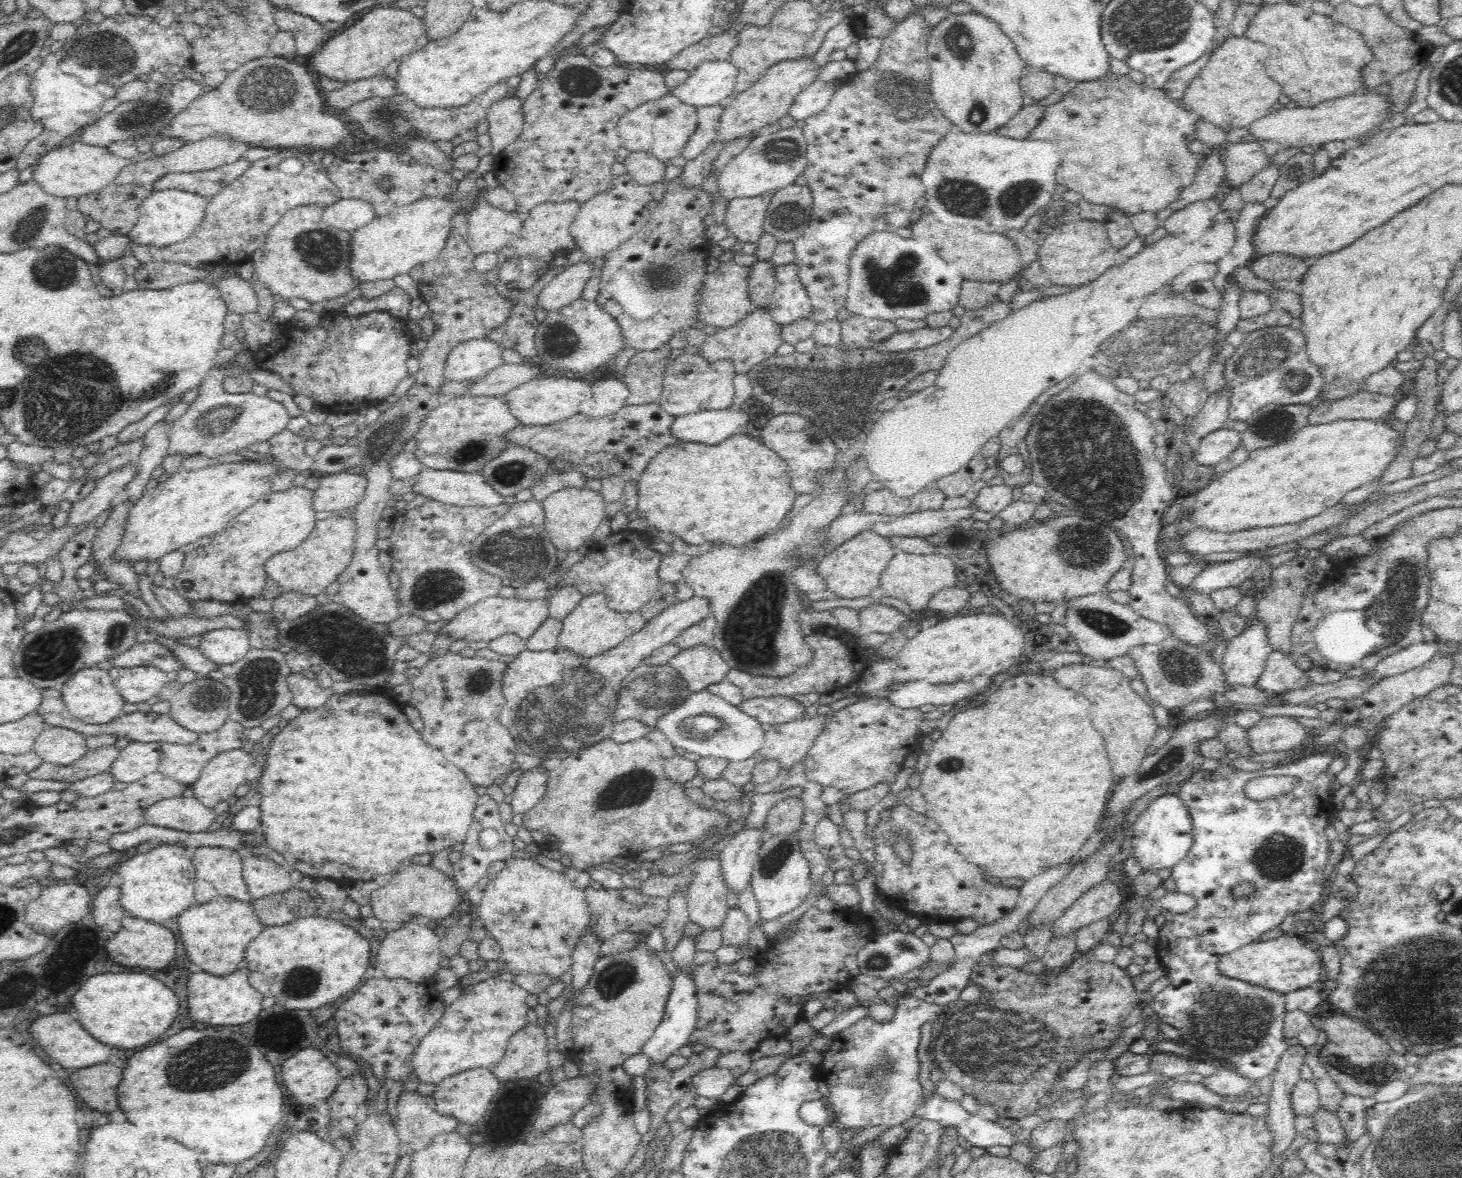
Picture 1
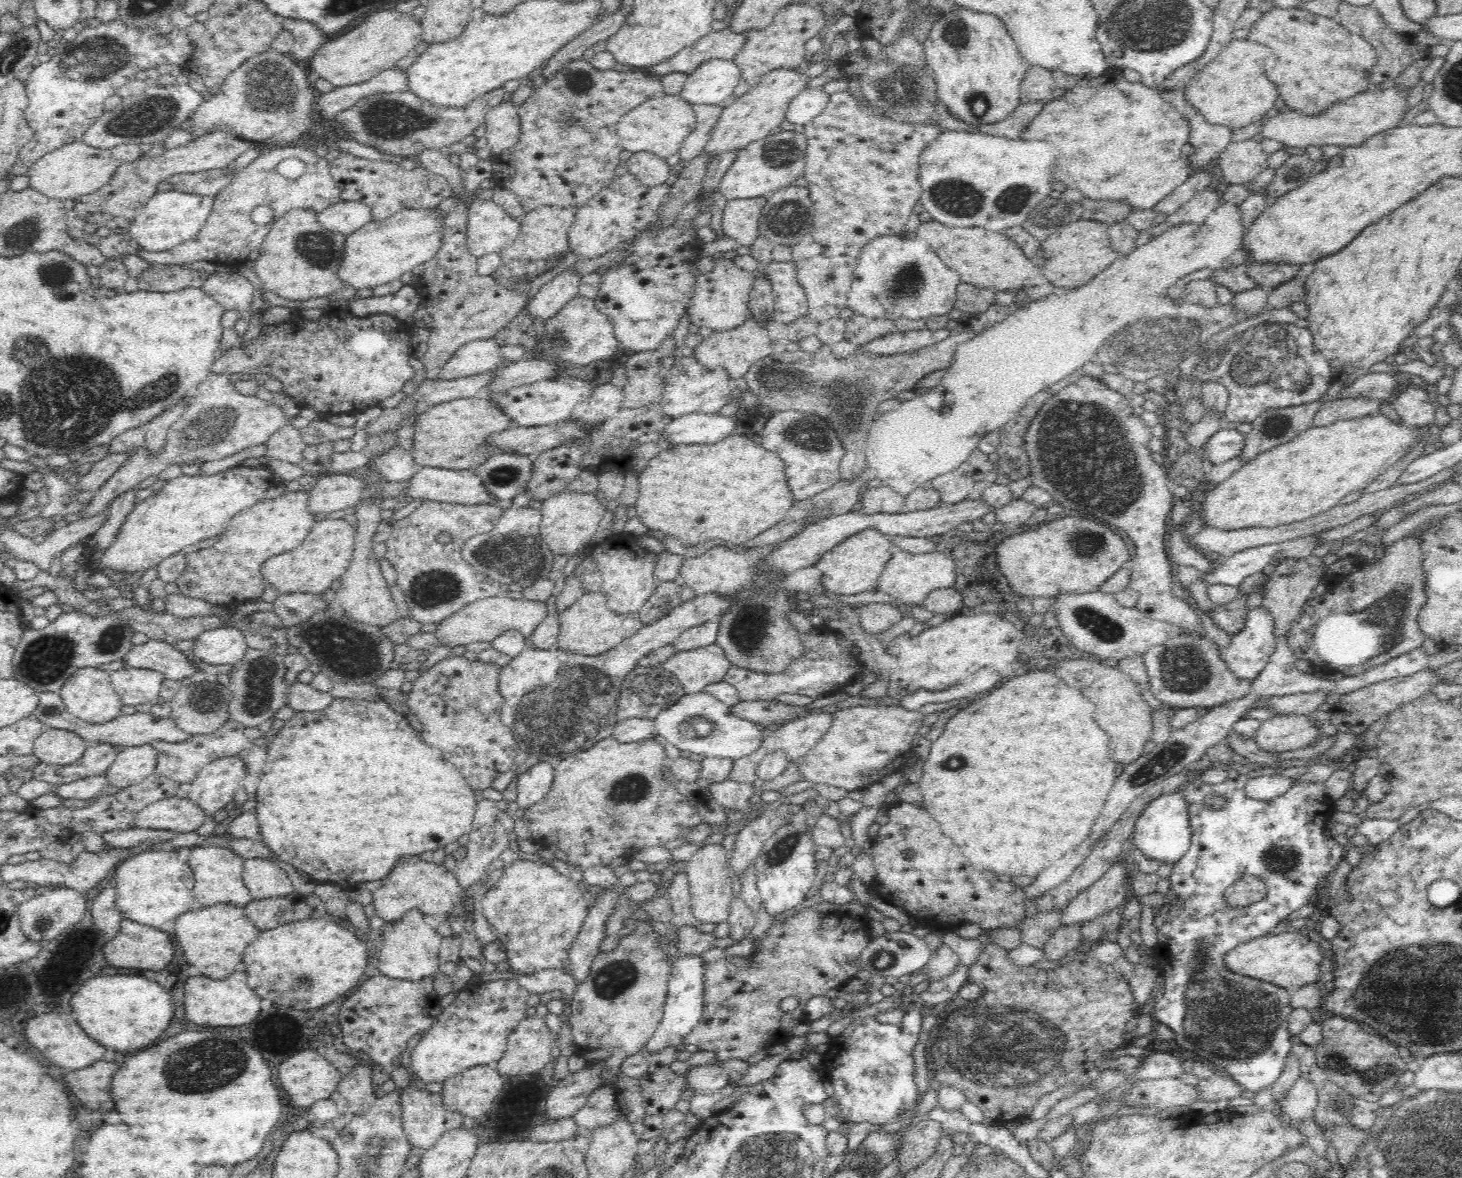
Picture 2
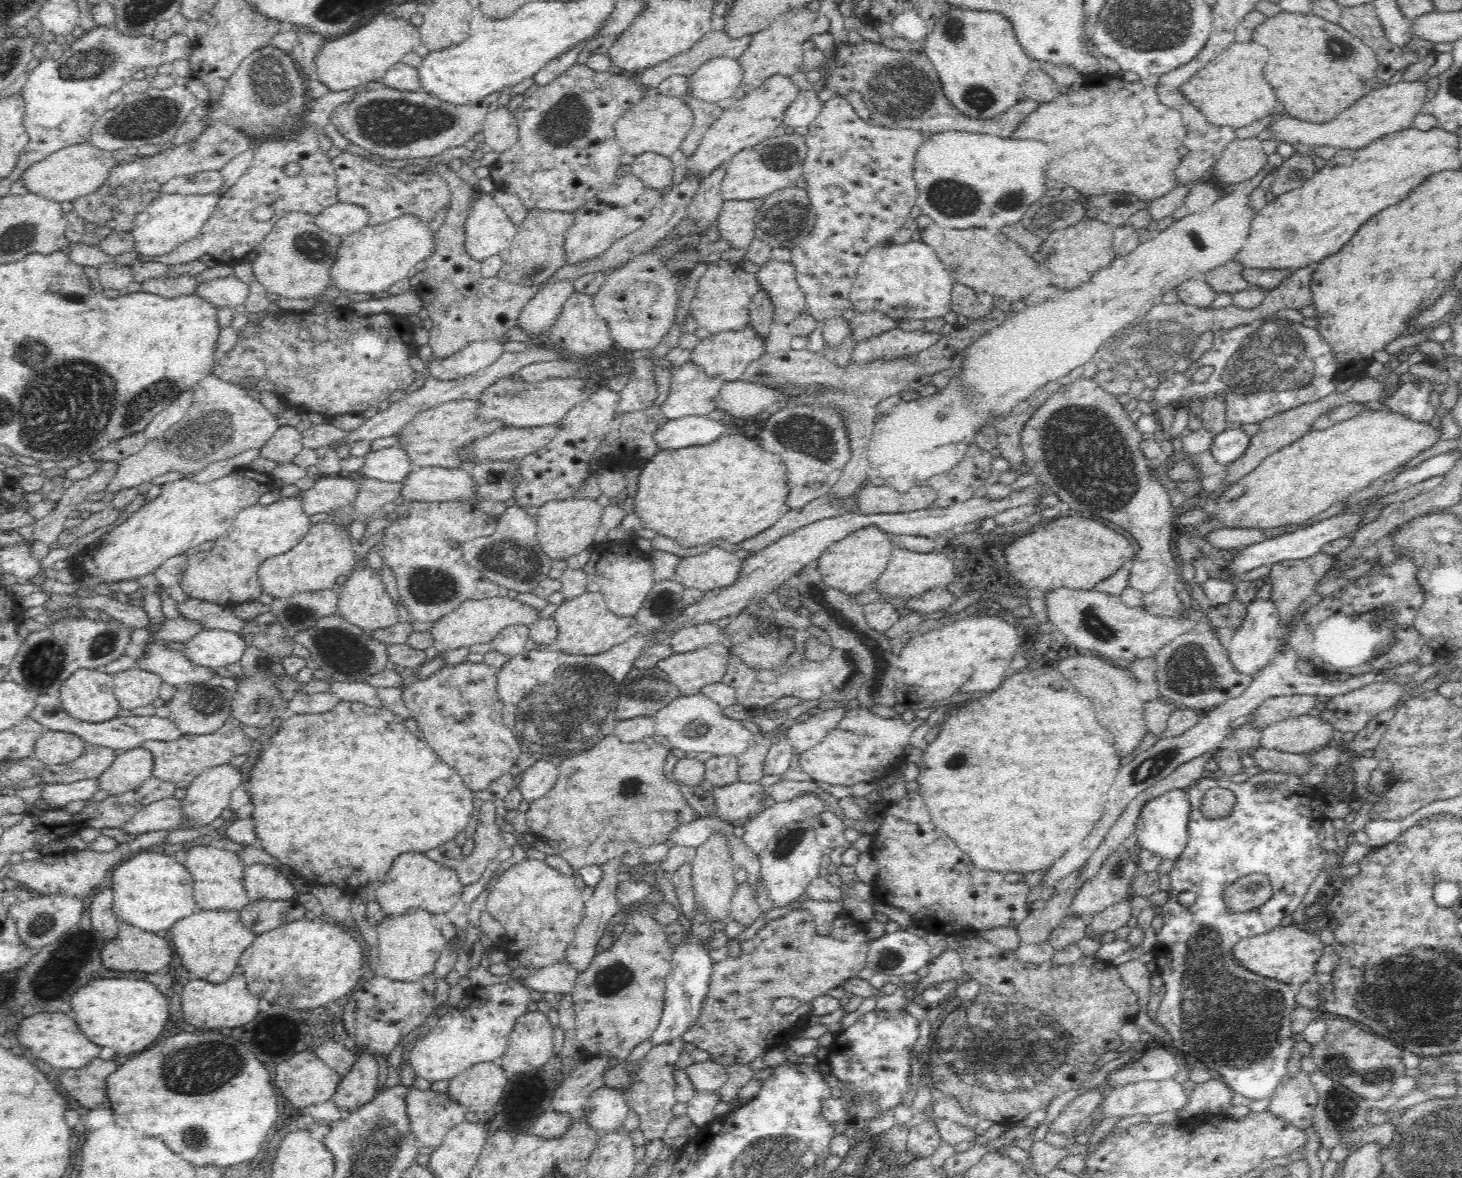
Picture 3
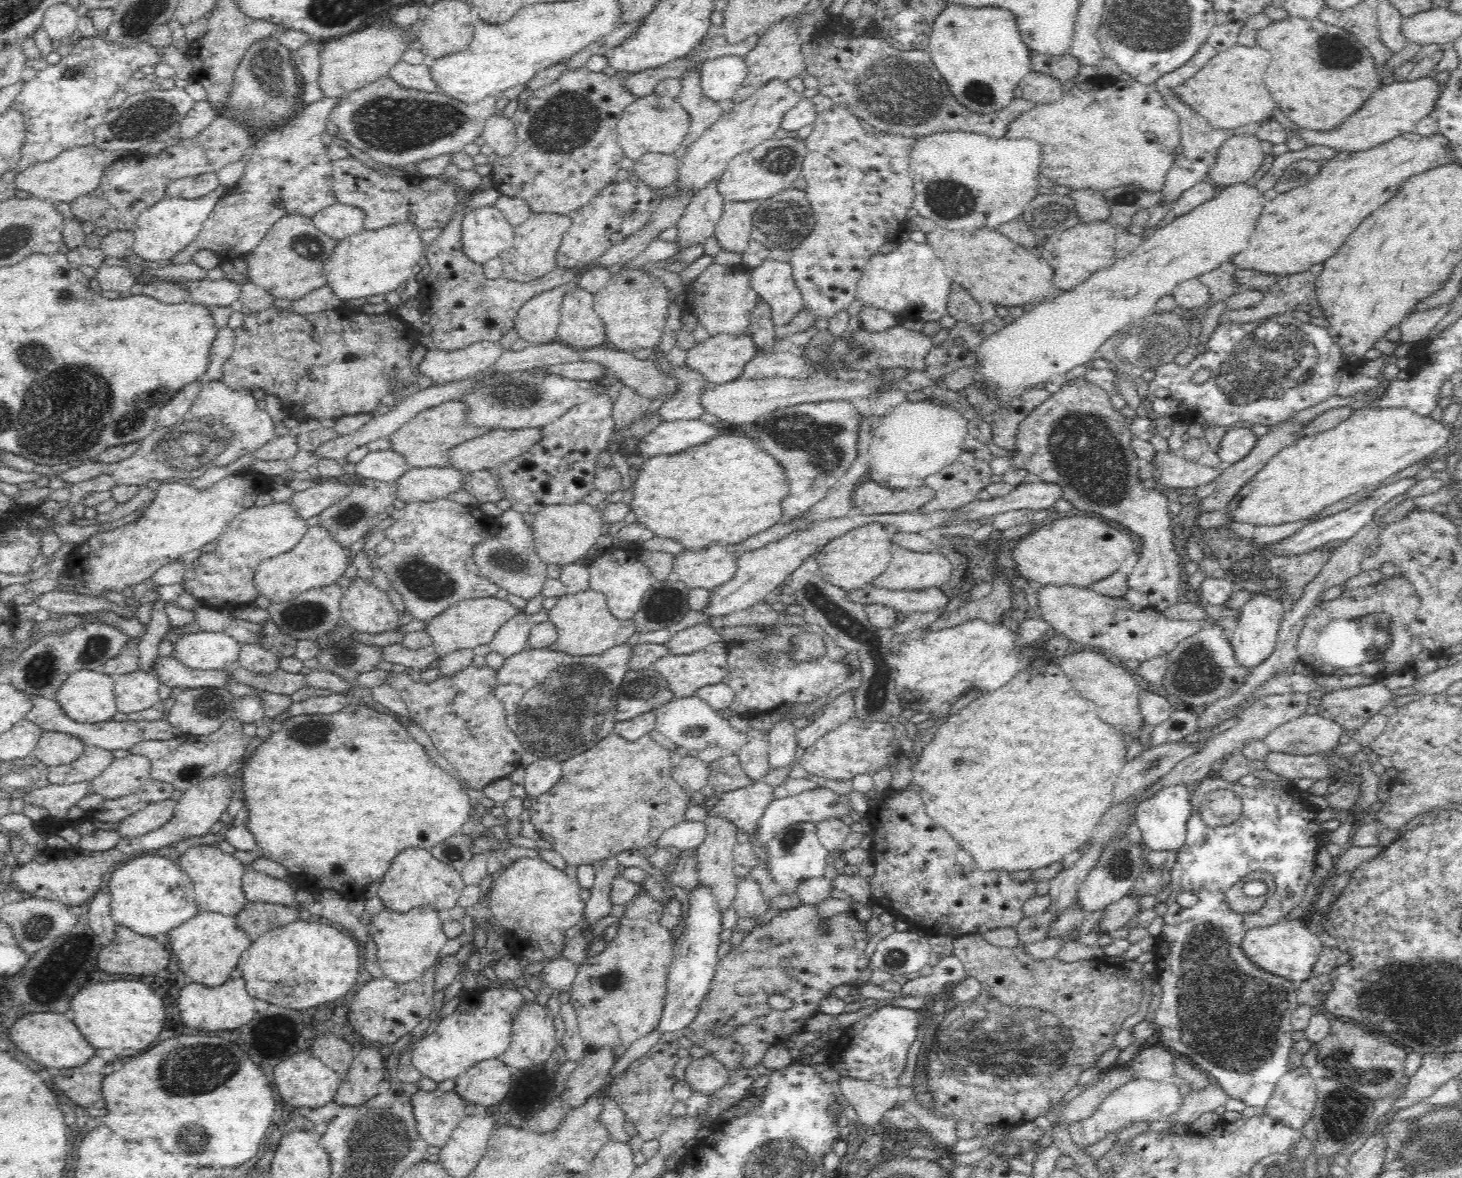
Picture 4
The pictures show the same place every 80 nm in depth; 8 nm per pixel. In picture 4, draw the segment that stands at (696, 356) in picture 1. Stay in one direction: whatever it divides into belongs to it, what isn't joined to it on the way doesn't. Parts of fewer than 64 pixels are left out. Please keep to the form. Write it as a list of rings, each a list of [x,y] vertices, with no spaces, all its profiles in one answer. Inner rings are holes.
[[[688,365],[673,367],[672,373],[677,382],[677,391],[657,411],[662,422],[698,419],[704,414],[704,406],[700,404],[702,392],[713,385]]]

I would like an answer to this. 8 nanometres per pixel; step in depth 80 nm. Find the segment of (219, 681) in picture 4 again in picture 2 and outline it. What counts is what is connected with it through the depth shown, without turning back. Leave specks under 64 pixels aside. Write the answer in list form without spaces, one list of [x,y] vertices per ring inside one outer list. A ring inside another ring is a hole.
[[[150,639],[146,644],[133,646],[123,659],[126,668],[144,668],[160,672],[166,680],[182,681],[192,677],[198,668],[174,646]]]

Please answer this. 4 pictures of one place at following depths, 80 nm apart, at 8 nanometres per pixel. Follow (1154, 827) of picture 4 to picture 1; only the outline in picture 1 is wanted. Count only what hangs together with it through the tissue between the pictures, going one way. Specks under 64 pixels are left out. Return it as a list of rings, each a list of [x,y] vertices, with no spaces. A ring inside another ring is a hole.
[[[1172,790],[1156,798],[1133,822],[1129,833],[1132,842],[1130,854],[1139,862],[1143,868],[1142,872],[1157,872],[1162,868],[1172,868],[1188,856],[1188,851],[1193,845],[1193,830],[1188,808],[1175,790]]]

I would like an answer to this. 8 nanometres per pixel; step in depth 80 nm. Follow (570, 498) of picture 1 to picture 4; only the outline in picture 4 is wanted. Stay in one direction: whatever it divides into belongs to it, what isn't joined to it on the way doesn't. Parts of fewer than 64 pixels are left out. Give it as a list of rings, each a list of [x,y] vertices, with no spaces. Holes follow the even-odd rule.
[[[577,502],[547,506],[535,514],[532,524],[532,540],[536,545],[536,554],[547,565],[562,566],[576,563],[602,536],[603,525],[603,513],[598,505],[591,506],[586,502]]]

